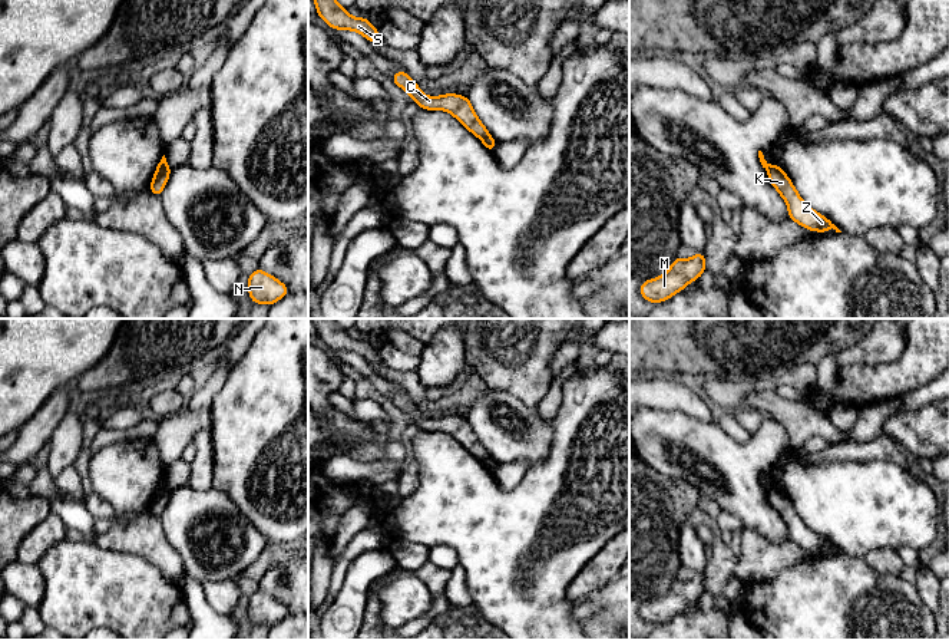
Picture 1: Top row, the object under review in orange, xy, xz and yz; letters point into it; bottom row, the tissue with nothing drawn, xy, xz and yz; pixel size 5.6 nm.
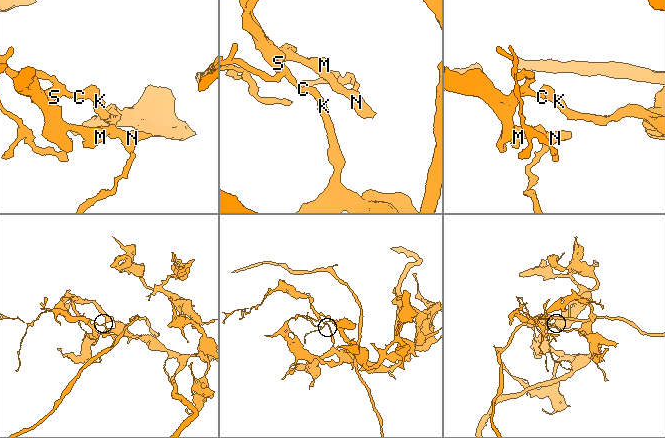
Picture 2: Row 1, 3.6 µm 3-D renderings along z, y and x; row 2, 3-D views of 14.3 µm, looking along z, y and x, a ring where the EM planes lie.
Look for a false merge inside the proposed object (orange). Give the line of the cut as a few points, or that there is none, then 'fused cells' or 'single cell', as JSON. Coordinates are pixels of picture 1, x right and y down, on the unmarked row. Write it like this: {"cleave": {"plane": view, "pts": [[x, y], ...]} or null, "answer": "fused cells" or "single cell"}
{"cleave": {"plane": "xy", "pts": [[168, 488], [151, 505]]}, "answer": "fused cells"}

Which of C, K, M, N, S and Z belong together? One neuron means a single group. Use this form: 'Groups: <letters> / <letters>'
Groups: C M N S / K Z

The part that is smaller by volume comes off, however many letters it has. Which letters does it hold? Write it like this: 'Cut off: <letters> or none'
Cut off: C, M, N, S

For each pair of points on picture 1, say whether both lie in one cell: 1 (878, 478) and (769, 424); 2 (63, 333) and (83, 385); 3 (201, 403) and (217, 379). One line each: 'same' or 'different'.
1: different
2: different
3: same

